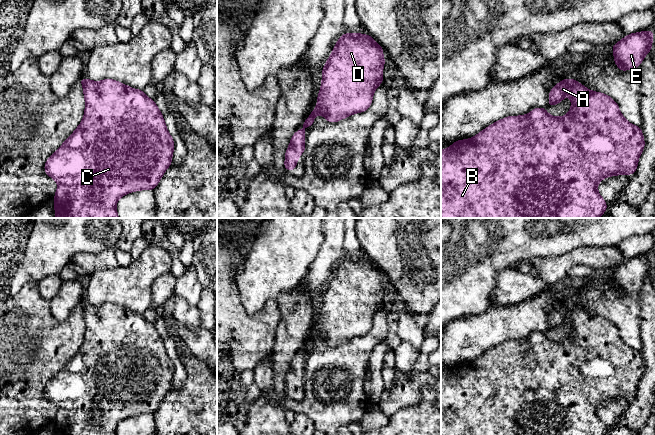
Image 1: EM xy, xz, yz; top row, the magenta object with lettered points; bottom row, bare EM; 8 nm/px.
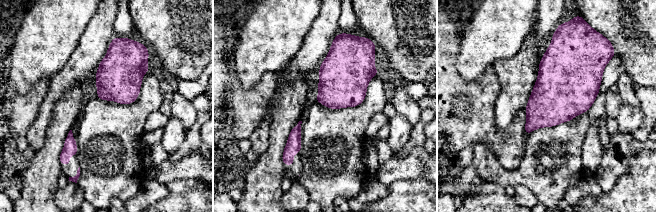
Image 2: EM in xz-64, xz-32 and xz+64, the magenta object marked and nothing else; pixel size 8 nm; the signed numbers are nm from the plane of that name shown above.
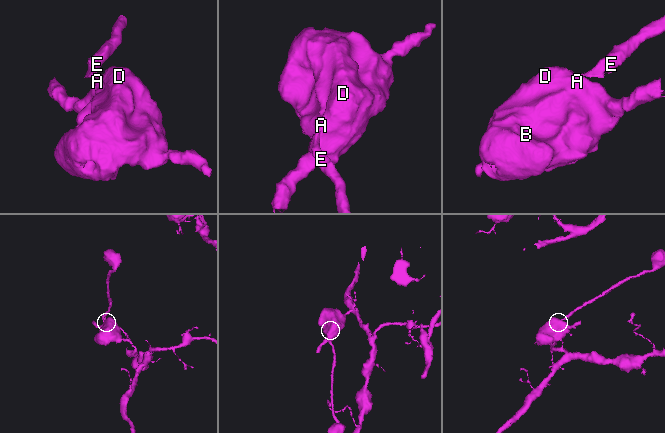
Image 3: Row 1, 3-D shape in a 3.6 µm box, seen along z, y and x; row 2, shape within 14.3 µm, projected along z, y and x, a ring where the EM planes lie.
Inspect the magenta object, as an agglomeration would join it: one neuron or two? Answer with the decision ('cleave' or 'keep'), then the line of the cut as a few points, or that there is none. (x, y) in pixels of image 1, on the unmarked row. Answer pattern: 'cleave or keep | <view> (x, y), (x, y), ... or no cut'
cleave | xz (307, 344), (308, 350)

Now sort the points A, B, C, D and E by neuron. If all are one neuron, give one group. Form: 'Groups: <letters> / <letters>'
Groups: A B C D / E

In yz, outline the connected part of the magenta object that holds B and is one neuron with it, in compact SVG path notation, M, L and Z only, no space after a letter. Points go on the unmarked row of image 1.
M572 302L560 305L551 313L548 330L559 328L566 319L571 323L572 330L563 341L551 340L546 332L537 331L527 339L505 341L473 362L455 365L449 372L441 374L441 435L606 435L607 427L600 420L597 409L609 400L635 397L645 371L643 356L640 351L632 349L623 341L615 324L604 317L589 314Z

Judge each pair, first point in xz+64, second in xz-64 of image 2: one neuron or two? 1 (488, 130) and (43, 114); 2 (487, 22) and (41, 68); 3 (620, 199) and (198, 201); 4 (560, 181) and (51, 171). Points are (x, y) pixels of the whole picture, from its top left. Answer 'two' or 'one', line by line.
1: two
2: one
3: one
4: two

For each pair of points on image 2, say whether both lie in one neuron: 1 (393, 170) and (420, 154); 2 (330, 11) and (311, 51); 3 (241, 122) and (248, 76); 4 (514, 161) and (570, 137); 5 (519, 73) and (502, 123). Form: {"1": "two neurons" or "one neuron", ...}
{"1": "one neuron", "2": "one neuron", "3": "two neurons", "4": "two neurons", "5": "one neuron"}

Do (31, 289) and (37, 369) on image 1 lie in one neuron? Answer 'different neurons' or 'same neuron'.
same neuron

